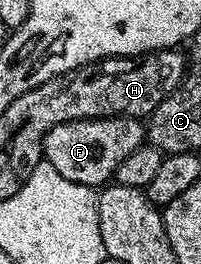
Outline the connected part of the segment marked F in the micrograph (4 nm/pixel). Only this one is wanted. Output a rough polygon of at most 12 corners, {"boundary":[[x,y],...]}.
{"boundary":[[144,121],[53,126],[43,159],[95,190],[144,142]]}

